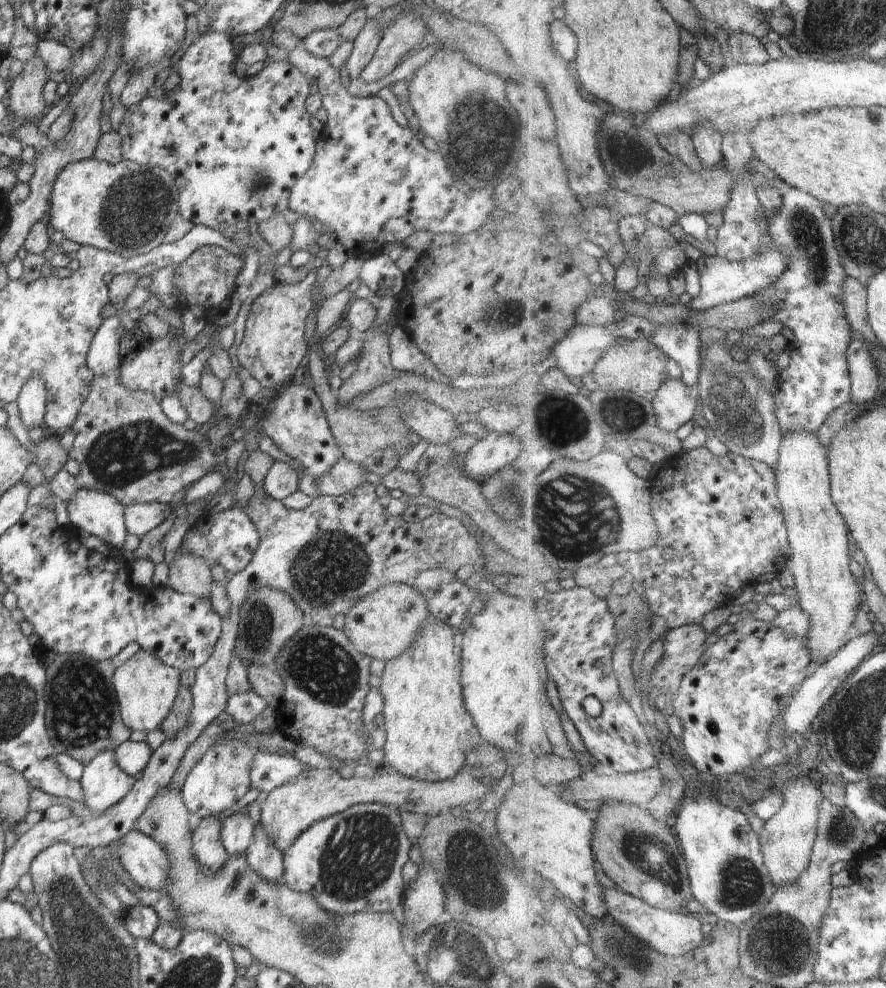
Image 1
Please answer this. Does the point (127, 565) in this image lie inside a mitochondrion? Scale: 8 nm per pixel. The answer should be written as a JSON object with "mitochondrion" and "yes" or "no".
{"mitochondrion":"no"}

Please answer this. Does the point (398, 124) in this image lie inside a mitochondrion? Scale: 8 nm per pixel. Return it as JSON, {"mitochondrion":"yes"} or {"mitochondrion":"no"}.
{"mitochondrion":"no"}

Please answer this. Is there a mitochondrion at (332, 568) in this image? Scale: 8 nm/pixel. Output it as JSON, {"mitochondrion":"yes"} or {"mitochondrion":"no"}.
{"mitochondrion":"yes"}

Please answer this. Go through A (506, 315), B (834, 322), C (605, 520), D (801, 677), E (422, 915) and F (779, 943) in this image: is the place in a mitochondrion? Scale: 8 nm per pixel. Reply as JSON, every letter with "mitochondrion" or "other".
{"A":"mitochondrion","B":"other","C":"mitochondrion","D":"other","E":"mitochondrion","F":"mitochondrion"}

